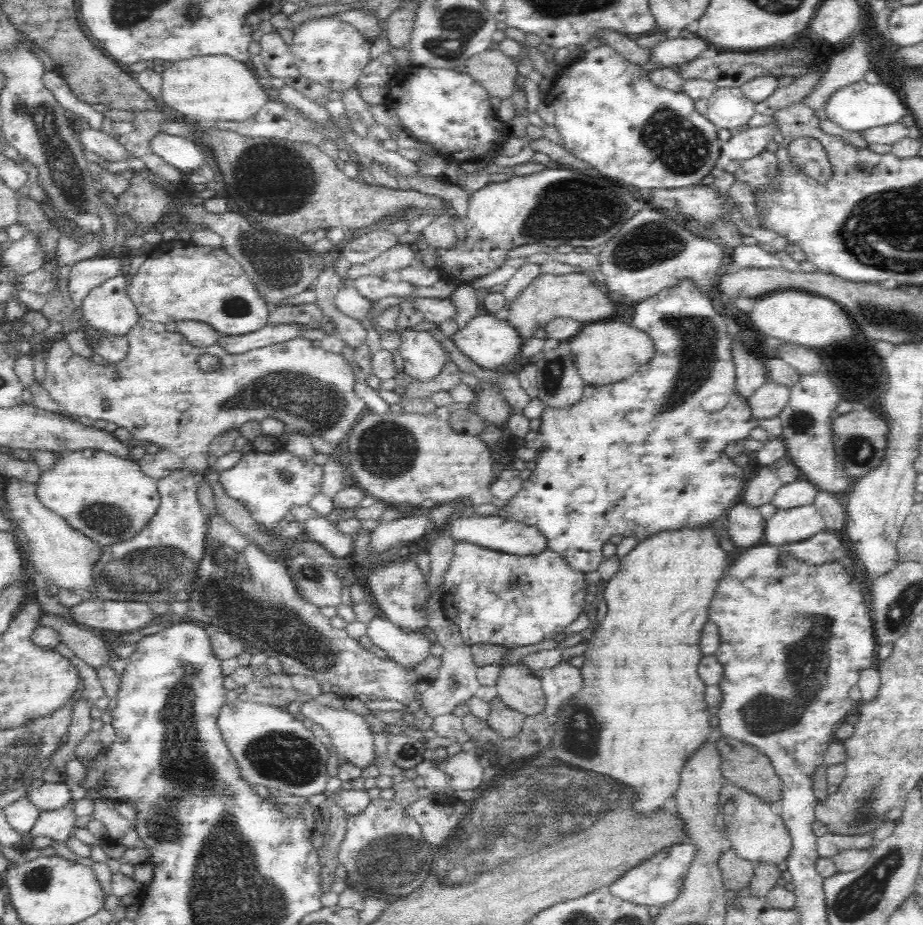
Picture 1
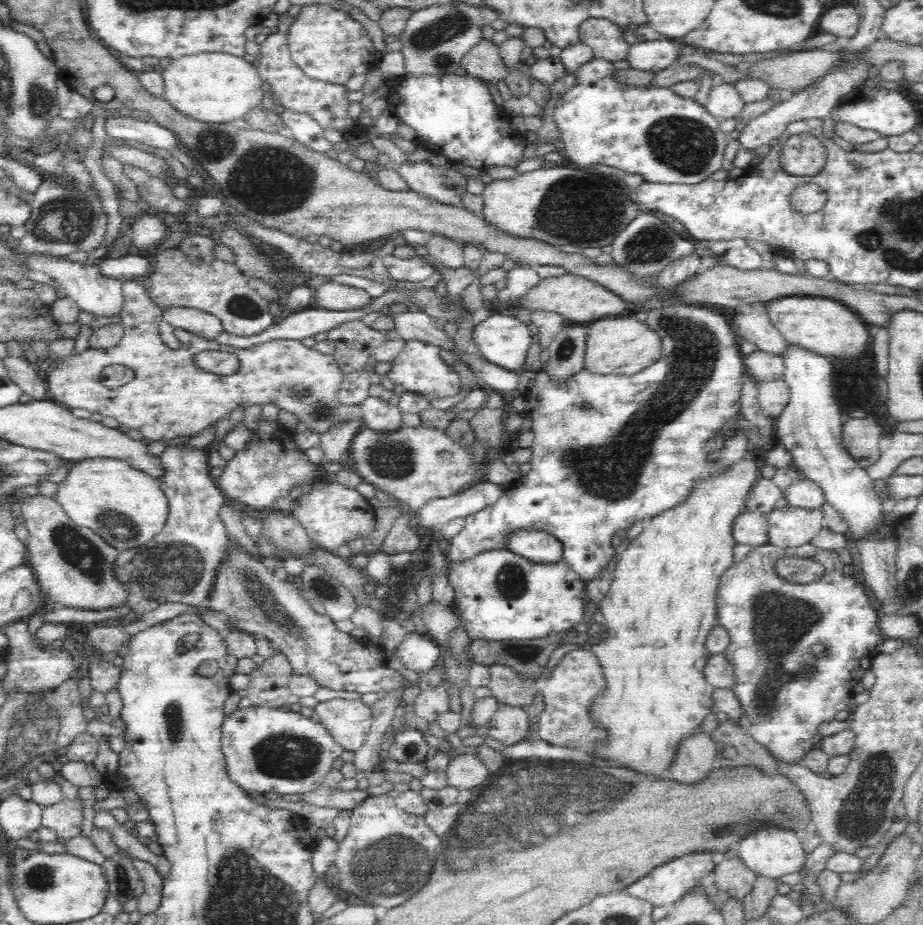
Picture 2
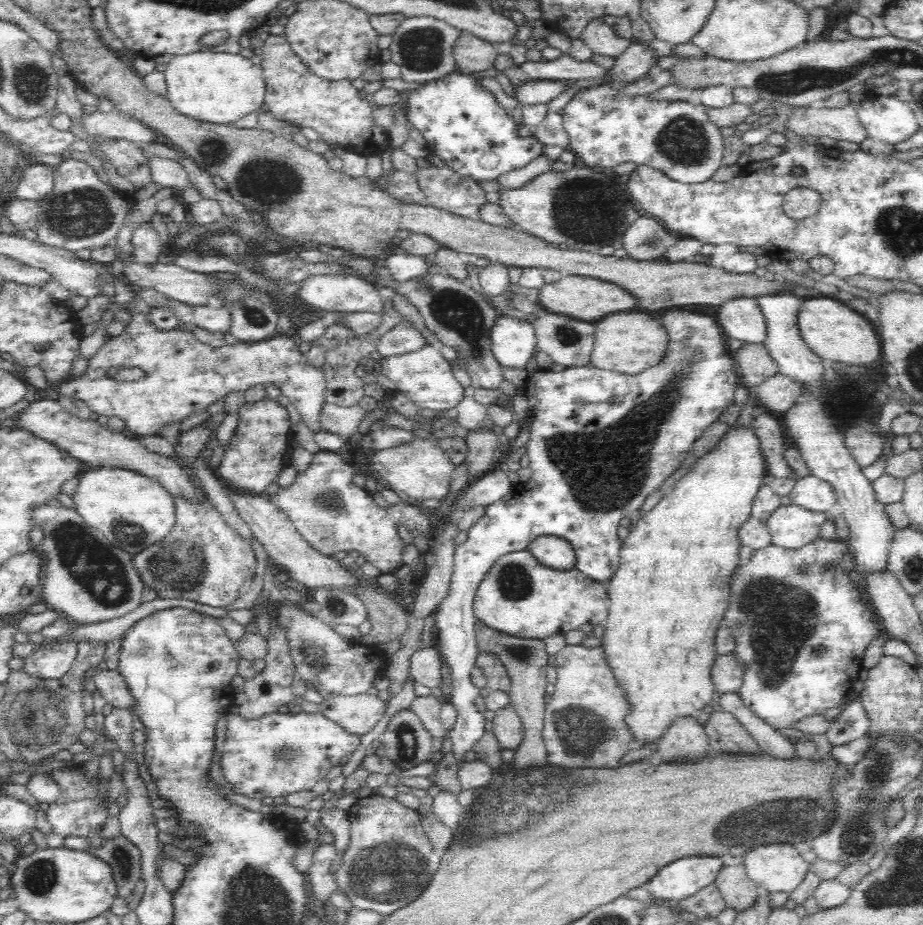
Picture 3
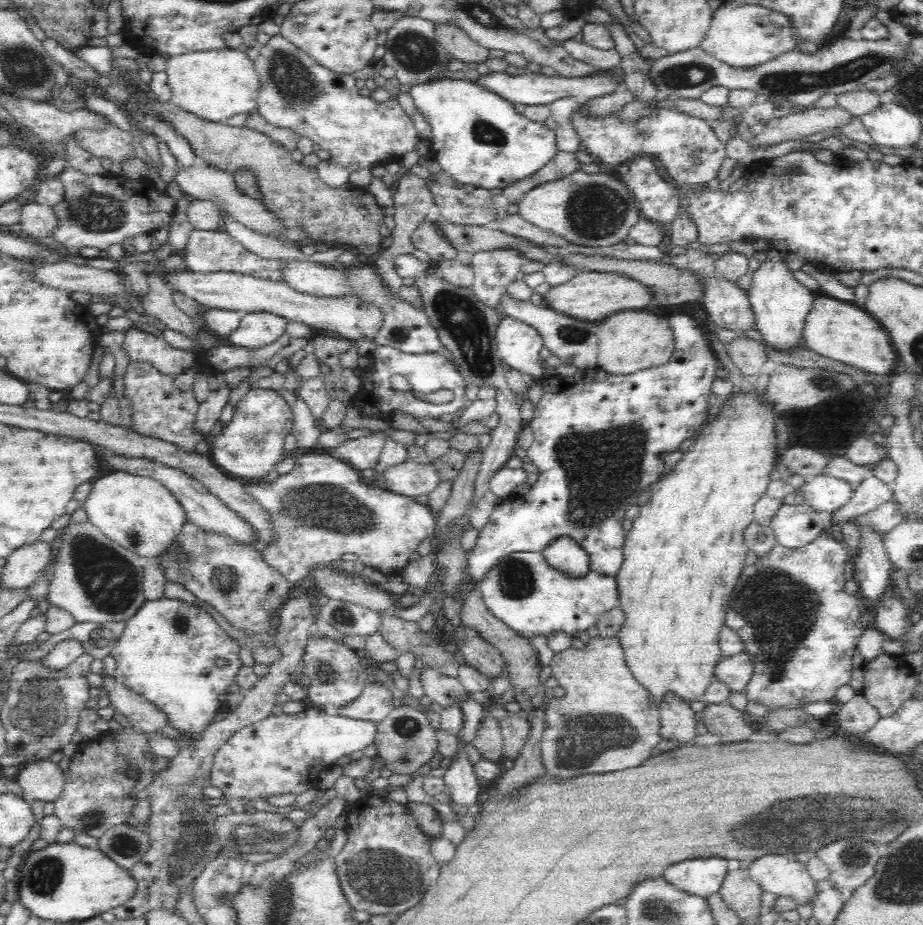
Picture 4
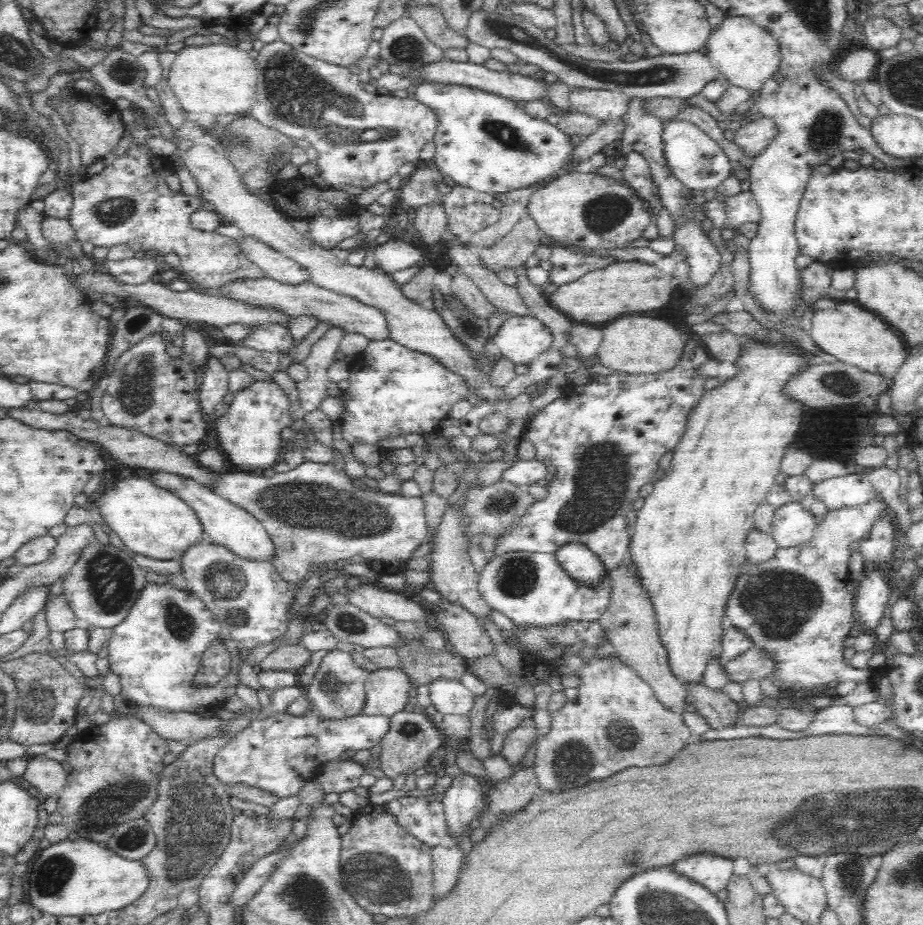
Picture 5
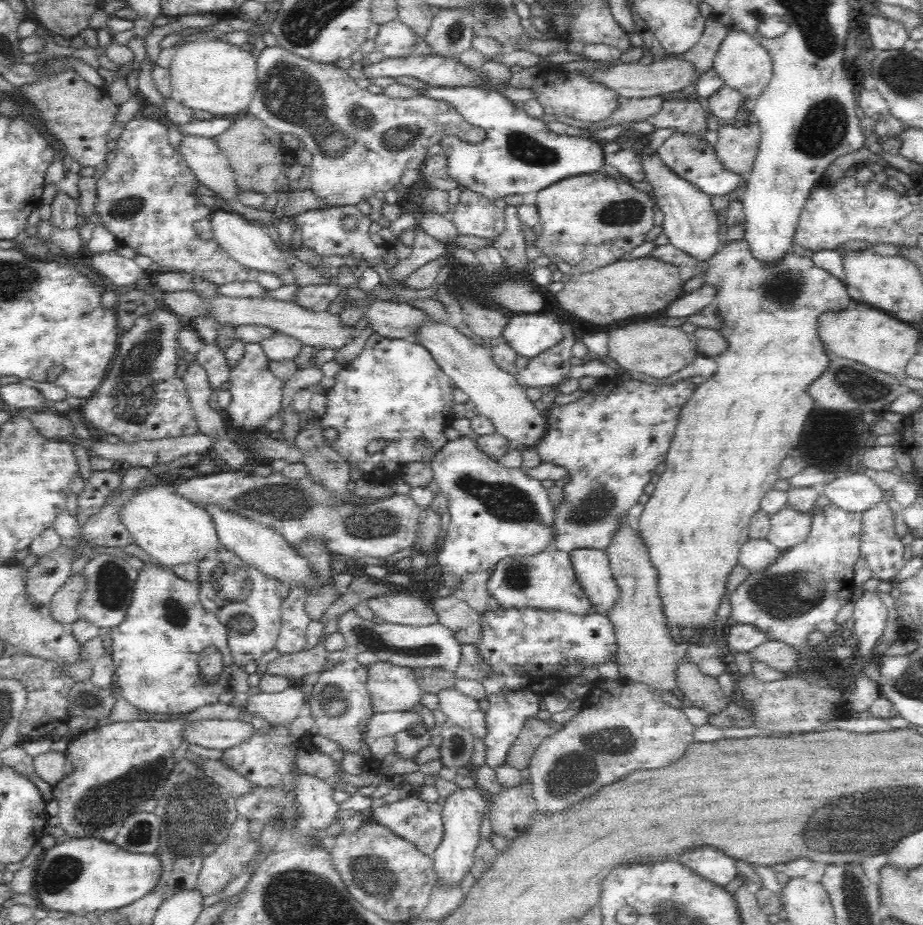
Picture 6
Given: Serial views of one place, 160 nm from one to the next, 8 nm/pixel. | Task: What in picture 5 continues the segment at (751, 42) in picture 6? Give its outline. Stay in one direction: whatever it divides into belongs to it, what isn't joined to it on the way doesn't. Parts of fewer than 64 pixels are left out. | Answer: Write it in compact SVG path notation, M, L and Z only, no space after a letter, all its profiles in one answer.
M742 16L726 17L725 21L709 35L705 45L707 46L707 55L710 62L722 73L722 78L726 79L730 85L746 89L750 91L750 94L757 97L762 95L763 86L779 70L780 49L778 49L778 43L776 43L774 35L752 23L749 18Z

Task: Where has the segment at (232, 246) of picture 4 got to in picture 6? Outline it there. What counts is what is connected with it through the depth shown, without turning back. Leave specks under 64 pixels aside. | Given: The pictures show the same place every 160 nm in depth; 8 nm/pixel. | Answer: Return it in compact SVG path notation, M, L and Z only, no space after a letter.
M132 119L124 132L115 141L108 165L103 176L96 180L96 214L102 219L108 231L114 234L119 246L132 250L132 254L147 256L163 270L177 270L194 277L204 277L218 286L234 281L256 281L268 290L276 290L283 285L278 275L248 270L228 257L216 242L201 240L195 233L193 225L198 220L212 214L211 209L200 203L197 188L201 184L192 169L186 164L182 155L168 141L167 126L151 119Z

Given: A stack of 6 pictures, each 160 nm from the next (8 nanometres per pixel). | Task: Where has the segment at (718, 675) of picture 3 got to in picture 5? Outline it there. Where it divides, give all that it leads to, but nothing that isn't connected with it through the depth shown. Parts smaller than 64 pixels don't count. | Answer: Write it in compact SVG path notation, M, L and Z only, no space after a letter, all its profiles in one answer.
M752 646L734 660L725 662L729 680L742 683L748 679L760 681L776 674L777 664L765 650Z

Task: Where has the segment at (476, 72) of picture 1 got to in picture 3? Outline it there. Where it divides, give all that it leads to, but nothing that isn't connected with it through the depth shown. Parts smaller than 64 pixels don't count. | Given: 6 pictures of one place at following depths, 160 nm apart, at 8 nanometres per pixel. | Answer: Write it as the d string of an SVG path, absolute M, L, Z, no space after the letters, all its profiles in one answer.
M460 31L452 46L452 56L458 70L472 70L474 73L493 68L497 49L490 42Z

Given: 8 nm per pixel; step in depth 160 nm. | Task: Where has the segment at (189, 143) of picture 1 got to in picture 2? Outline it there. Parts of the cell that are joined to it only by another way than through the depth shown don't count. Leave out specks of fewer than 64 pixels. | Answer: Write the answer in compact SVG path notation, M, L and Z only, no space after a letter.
M111 114L106 117L103 127L108 137L118 138L118 140L136 141L162 150L172 150L178 146L181 148L174 133L152 120Z

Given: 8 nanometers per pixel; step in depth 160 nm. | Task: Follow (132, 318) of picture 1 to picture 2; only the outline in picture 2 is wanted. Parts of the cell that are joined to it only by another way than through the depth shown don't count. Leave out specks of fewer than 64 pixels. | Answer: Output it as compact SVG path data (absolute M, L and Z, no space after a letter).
M29 252L25 256L28 268L32 271L42 272L48 275L60 287L64 296L75 300L81 310L92 312L99 316L114 316L122 310L122 281L107 278L102 275L97 264L88 265L86 262L72 262L66 257L52 257L40 252Z

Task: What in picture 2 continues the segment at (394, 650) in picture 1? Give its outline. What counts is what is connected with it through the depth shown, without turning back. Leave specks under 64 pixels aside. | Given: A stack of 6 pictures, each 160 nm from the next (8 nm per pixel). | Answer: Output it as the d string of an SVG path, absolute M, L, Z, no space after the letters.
M416 631L406 635L396 654L408 670L419 675L428 674L437 665L437 660L442 658L442 652L437 644L427 635Z

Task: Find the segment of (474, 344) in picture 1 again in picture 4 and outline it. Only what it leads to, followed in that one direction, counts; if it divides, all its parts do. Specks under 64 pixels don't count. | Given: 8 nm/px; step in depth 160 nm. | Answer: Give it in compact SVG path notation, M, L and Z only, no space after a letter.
M501 316L497 326L496 344L504 364L531 377L542 375L542 362L546 354L544 339L534 326Z

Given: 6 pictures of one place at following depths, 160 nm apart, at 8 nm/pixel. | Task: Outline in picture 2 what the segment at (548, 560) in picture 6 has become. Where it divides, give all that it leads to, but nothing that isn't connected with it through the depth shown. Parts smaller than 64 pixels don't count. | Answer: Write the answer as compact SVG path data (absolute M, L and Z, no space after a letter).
M508 550L486 551L485 553L479 554L477 557L465 560L464 562L449 563L447 577L449 586L453 588L452 593L455 594L454 601L457 602L459 614L461 614L461 621L464 623L472 640L476 640L476 638L483 638L484 640L534 640L546 638L546 636L550 636L550 634L566 632L569 628L573 629L576 624L582 622L582 618L586 618L588 612L585 605L586 602L588 602L588 600L586 600L586 582L578 577L564 558L555 563L535 563Z

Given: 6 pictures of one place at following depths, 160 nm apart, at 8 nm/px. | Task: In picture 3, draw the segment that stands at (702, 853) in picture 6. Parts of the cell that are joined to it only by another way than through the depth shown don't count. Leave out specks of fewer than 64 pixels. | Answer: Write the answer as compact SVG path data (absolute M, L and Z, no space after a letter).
M690 856L664 866L648 884L648 892L655 898L684 900L714 883L723 863L720 857Z

